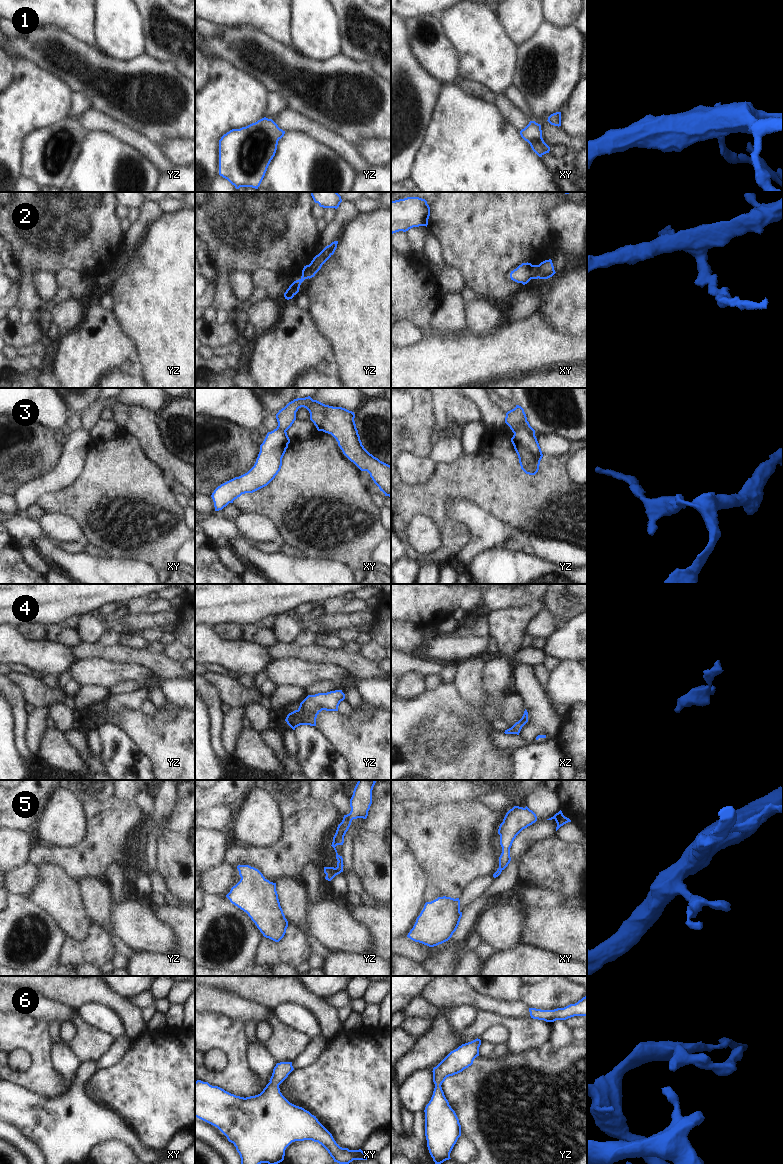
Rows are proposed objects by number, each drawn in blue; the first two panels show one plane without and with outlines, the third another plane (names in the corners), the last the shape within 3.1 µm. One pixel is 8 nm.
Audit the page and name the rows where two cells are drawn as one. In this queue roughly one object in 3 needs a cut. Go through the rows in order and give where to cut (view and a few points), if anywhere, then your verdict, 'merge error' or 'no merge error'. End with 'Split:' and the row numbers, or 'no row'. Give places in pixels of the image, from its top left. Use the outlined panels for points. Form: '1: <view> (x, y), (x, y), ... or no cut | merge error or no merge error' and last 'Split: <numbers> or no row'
1: no cut | no merge error
2: yz (307, 265), (308, 277) | merge error
3: yz (513, 432), (524, 428), (534, 433) | merge error
4: no cut | no merge error
5: no cut | no merge error
6: no cut | no merge error
Split: 2, 3

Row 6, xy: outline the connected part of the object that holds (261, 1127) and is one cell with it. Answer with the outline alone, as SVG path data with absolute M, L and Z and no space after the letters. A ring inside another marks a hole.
M292 1062L277 1063L270 1082L255 1096L240 1097L218 1086L197 1080L195 1082L195 1117L217 1127L236 1147L241 1164L278 1164L284 1160L286 1148L295 1141L312 1140L321 1144L339 1164L353 1160L367 1160L361 1150L340 1147L332 1134L318 1121L316 1116L302 1107L290 1103L280 1092L279 1085L294 1070Z

